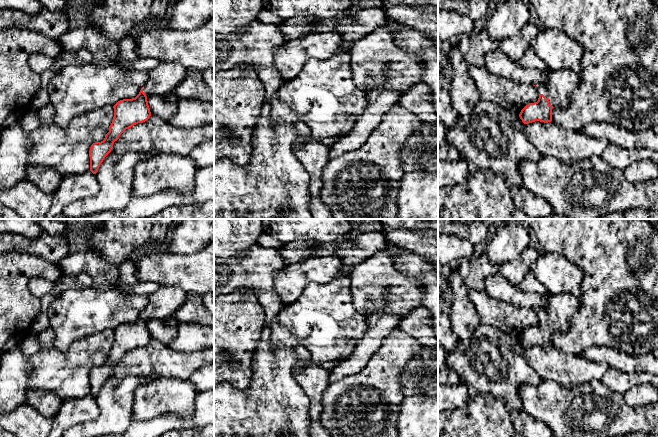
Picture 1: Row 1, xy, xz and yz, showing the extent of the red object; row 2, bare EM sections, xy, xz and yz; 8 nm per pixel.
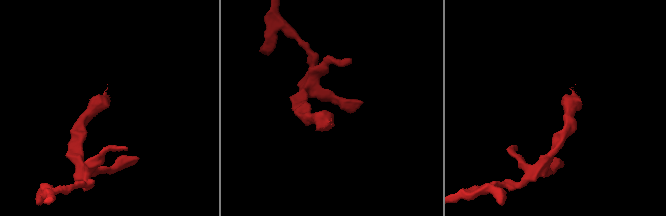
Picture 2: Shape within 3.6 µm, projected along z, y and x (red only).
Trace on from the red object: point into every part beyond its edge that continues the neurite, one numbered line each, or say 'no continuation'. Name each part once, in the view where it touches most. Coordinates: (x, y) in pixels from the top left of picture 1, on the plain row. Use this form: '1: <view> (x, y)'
1: yz (560, 308)

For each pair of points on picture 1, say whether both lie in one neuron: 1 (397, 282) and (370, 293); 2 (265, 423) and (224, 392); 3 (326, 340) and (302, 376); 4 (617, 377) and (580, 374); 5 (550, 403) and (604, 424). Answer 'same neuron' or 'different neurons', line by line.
1: same neuron
2: same neuron
3: different neurons
4: different neurons
5: same neuron

